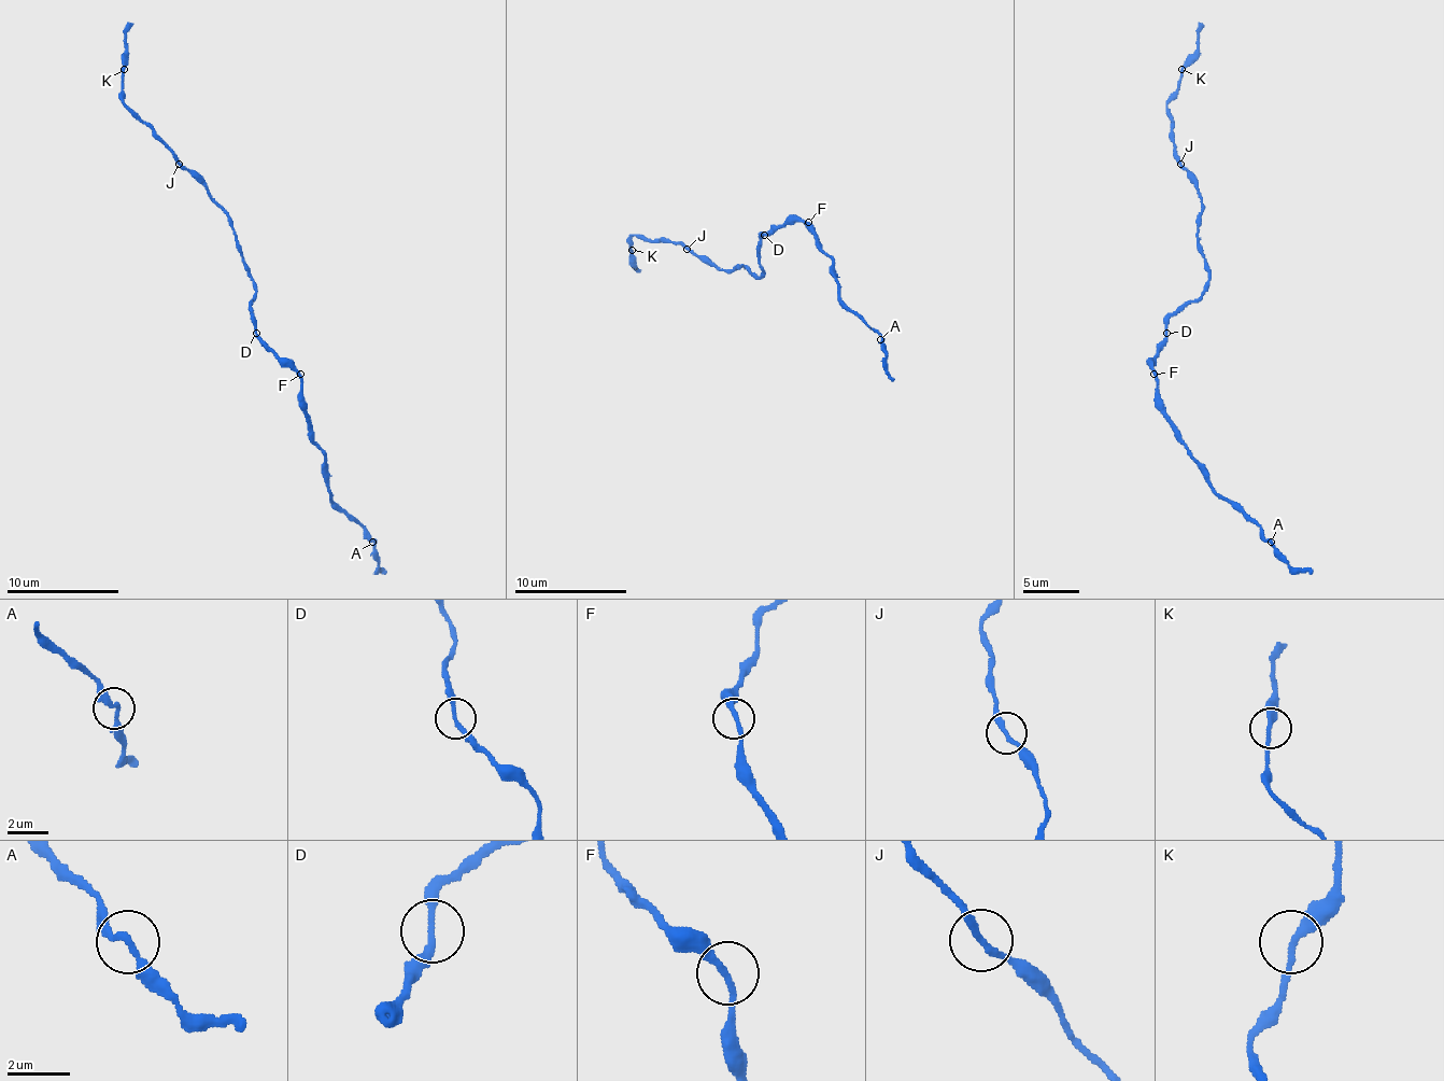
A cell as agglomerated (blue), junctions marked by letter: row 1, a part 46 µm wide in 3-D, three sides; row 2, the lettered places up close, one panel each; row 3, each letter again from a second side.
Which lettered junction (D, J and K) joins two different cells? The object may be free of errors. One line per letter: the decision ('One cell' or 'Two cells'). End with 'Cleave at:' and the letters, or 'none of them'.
D: One cell
J: One cell
K: One cell
Cleave at: none of them

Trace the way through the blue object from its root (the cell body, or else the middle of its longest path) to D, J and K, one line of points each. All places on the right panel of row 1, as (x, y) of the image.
D: (1175, 312), (1168, 321), (1168, 332)
J: (1175, 312), (1195, 302), (1209, 279), (1209, 268), (1203, 262), (1198, 242), (1201, 192), (1181, 164)
K: (1175, 312), (1195, 302), (1209, 279), (1198, 242), (1201, 192), (1175, 153), (1168, 106), (1181, 69)

